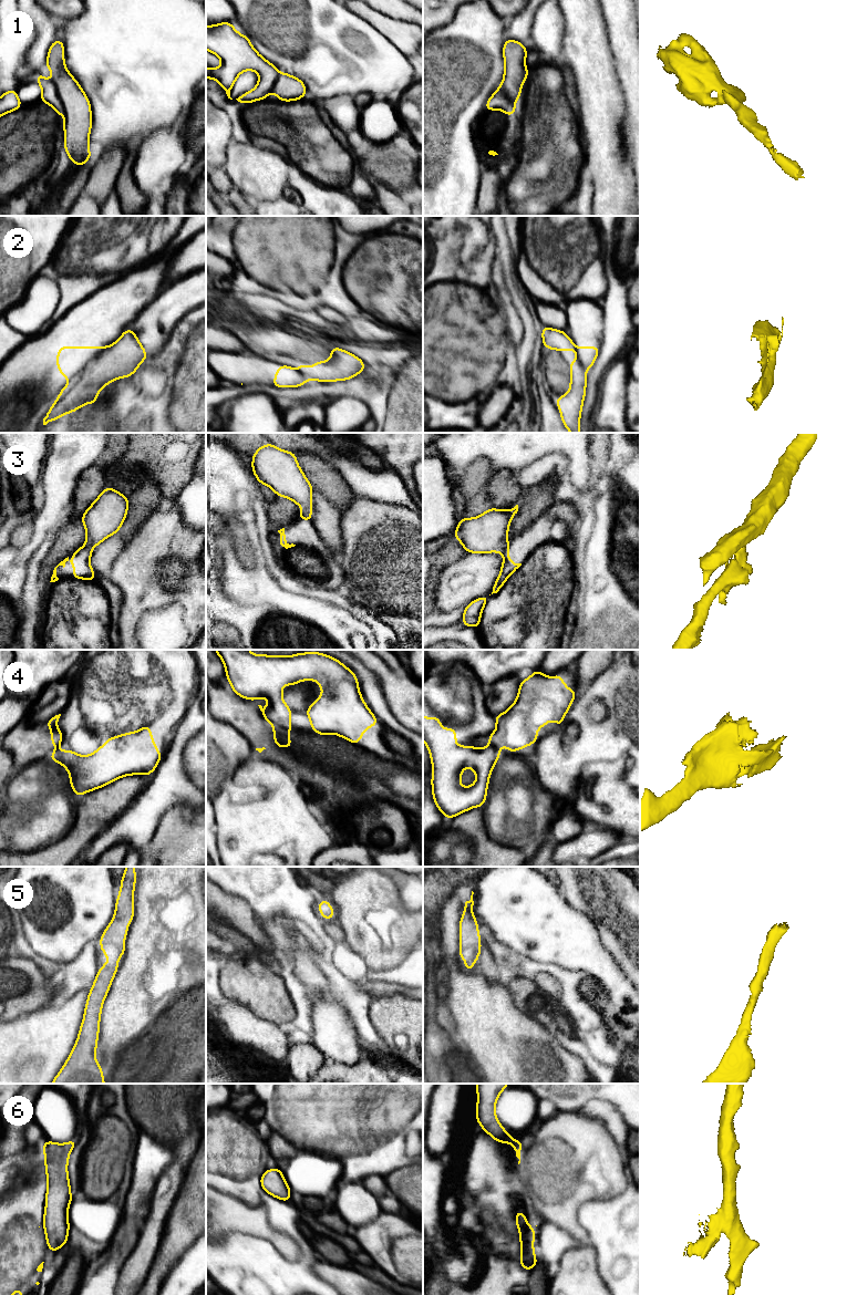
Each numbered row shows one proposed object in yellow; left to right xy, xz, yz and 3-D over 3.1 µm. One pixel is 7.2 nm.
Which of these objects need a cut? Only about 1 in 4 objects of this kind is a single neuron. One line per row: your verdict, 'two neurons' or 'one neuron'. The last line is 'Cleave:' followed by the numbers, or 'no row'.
1: two neurons
2: two neurons
3: two neurons
4: two neurons
5: one neuron
6: two neurons
Cleave: 1, 2, 3, 4, 6

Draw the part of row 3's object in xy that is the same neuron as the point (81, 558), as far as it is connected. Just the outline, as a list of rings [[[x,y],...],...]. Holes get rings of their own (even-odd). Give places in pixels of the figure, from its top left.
[[[84,545],[79,550],[74,551],[72,555],[73,559],[71,560],[71,564],[74,567],[72,578],[89,581],[95,580],[96,576],[90,564],[92,549]]]

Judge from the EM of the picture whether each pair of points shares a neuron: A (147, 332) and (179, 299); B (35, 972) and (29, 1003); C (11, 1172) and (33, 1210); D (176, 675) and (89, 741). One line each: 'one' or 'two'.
A: one
B: one
C: two
D: one

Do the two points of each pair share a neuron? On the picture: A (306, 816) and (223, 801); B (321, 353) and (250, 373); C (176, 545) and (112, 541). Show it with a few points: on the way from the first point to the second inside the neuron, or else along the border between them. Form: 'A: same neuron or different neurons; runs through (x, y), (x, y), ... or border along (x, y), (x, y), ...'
A: same neuron; runs through (285, 816), (244, 816)
B: different neurons; border along (255, 353), (279, 363)
C: different neurons; border along (126, 541), (112, 565)

